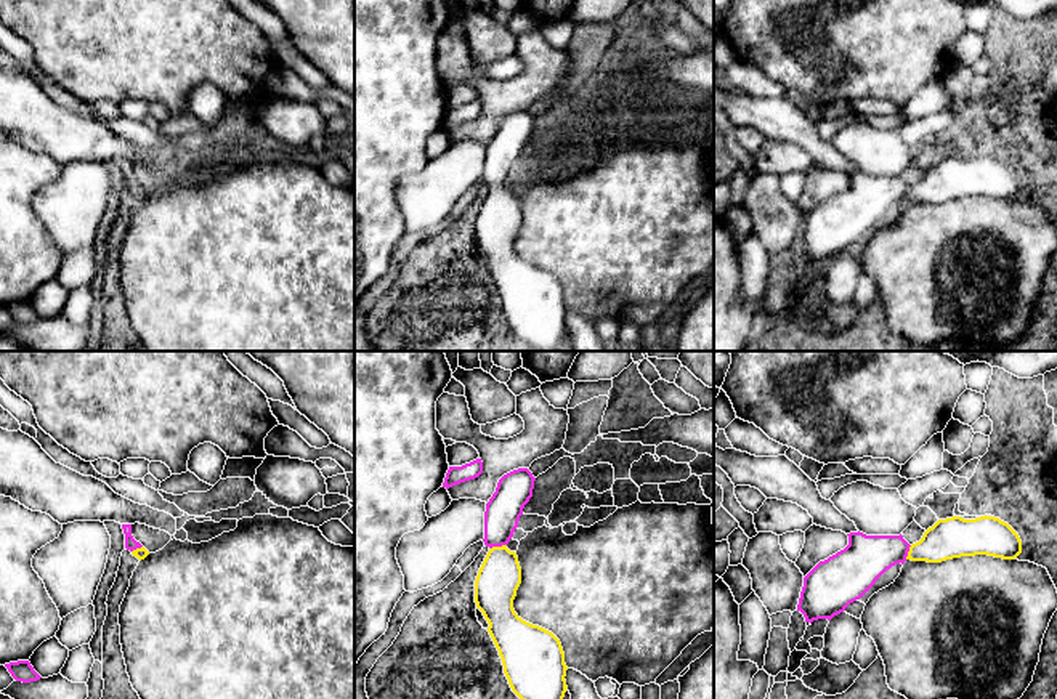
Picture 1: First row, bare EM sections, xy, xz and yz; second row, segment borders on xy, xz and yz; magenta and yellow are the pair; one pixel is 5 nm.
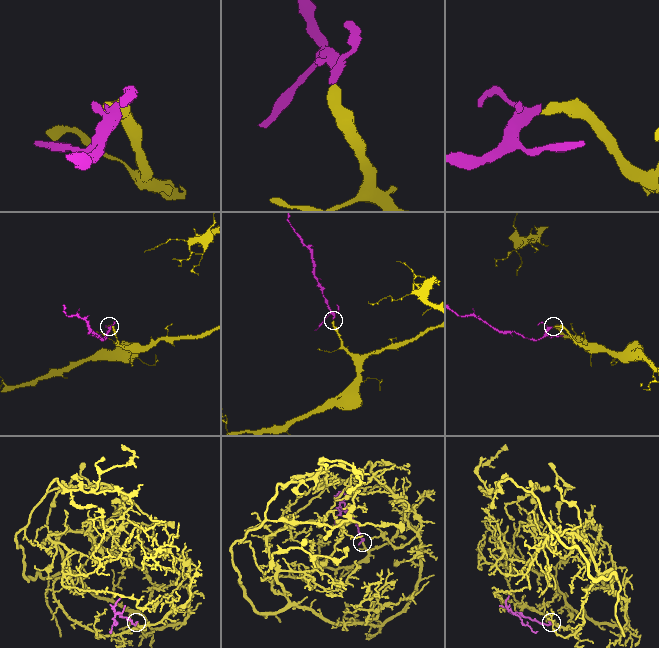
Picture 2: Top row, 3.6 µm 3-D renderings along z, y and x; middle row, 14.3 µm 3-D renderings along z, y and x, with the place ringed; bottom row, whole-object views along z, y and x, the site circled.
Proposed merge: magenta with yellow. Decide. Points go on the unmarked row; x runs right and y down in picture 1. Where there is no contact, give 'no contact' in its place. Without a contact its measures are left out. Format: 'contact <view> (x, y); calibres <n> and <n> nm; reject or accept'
contact xz (498, 186); calibres 180 and 220 nm; accept

